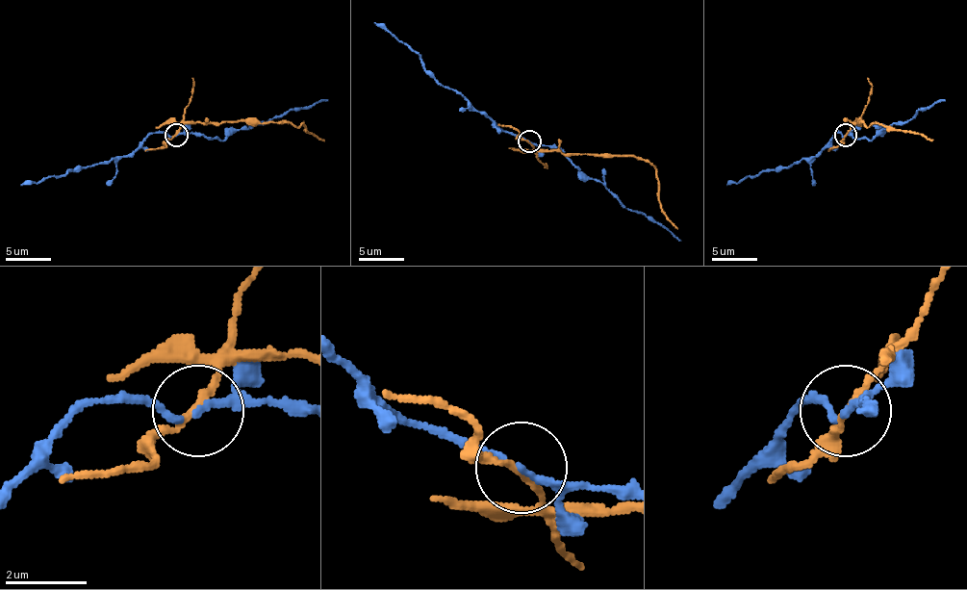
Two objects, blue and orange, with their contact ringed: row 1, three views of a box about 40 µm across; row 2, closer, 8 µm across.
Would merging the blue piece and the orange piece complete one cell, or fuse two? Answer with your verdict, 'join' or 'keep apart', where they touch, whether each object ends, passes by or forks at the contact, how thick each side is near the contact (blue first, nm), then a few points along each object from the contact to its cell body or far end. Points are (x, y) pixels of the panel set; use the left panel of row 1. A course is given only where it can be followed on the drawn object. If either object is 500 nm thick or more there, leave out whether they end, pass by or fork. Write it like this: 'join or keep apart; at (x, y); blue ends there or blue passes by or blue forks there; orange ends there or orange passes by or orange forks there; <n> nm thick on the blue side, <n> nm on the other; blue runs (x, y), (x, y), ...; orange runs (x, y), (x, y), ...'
keep apart; at (176, 135); blue passes by; orange passes by; 170 nm thick on the blue side, 140 nm on the other; blue runs (175, 134), (152, 132), (123, 157), (112, 157), (90, 166), (77, 166), (63, 175), (20, 185); orange runs (175, 134), (185, 123), (303, 123), (308, 132), (323, 141)

